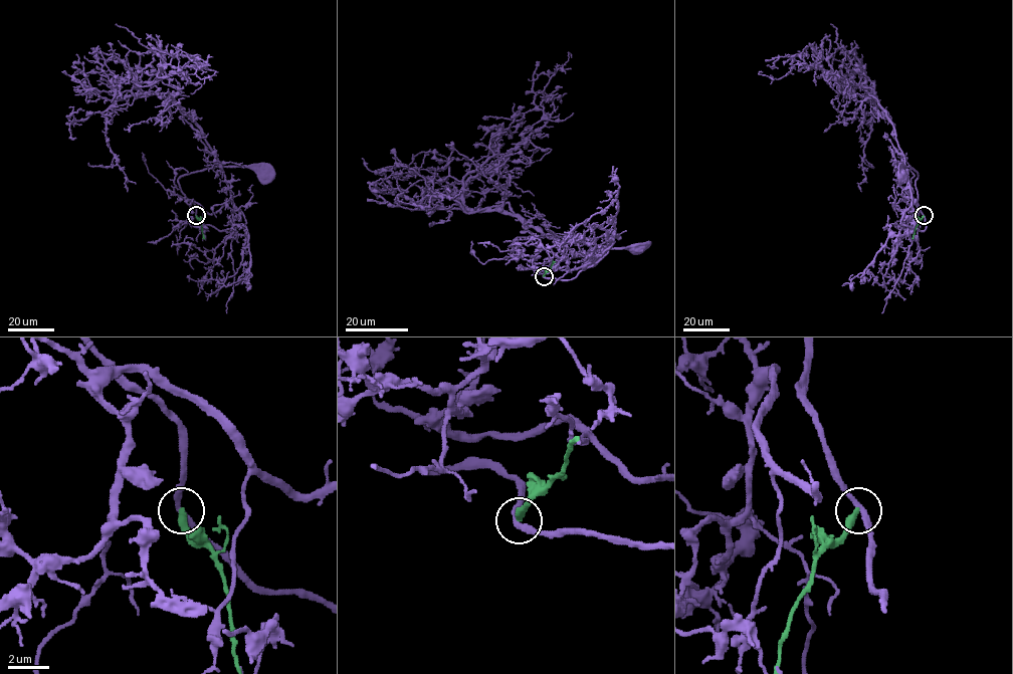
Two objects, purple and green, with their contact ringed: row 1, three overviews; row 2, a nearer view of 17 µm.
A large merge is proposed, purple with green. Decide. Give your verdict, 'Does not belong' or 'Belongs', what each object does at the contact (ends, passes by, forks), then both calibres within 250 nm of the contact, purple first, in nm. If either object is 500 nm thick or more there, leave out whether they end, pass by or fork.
Does not belong. At the ring purple passes by. At the ring green ends. Thickness 280 nm (purple) against 340 nm

